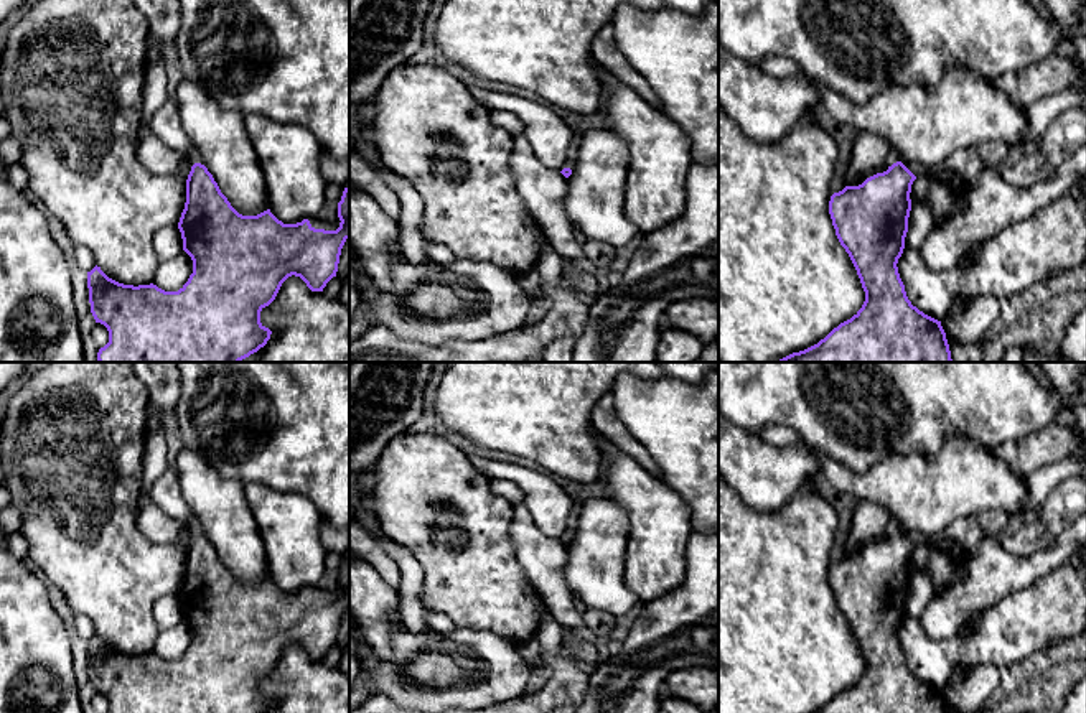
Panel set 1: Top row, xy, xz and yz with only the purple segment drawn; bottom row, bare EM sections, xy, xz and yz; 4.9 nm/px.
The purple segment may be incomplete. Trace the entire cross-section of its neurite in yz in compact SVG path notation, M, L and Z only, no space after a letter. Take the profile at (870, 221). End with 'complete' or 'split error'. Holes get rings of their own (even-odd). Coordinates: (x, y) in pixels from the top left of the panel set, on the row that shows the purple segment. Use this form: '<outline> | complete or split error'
M896 161L862 184L845 186L831 196L832 226L857 270L865 301L850 319L817 344L775 362L953 362L941 321L911 305L896 267L905 249L915 179L905 165Z | complete

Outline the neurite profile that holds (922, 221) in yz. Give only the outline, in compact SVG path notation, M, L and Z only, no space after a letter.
M926 203L911 206L905 247L920 249L925 237L934 229L934 216Z

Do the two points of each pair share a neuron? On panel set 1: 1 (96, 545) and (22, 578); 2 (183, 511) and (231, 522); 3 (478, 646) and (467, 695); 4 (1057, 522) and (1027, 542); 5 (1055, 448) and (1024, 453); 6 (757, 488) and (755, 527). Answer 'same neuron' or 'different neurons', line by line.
1: different neurons
2: different neurons
3: same neuron
4: same neuron
5: same neuron
6: different neurons

